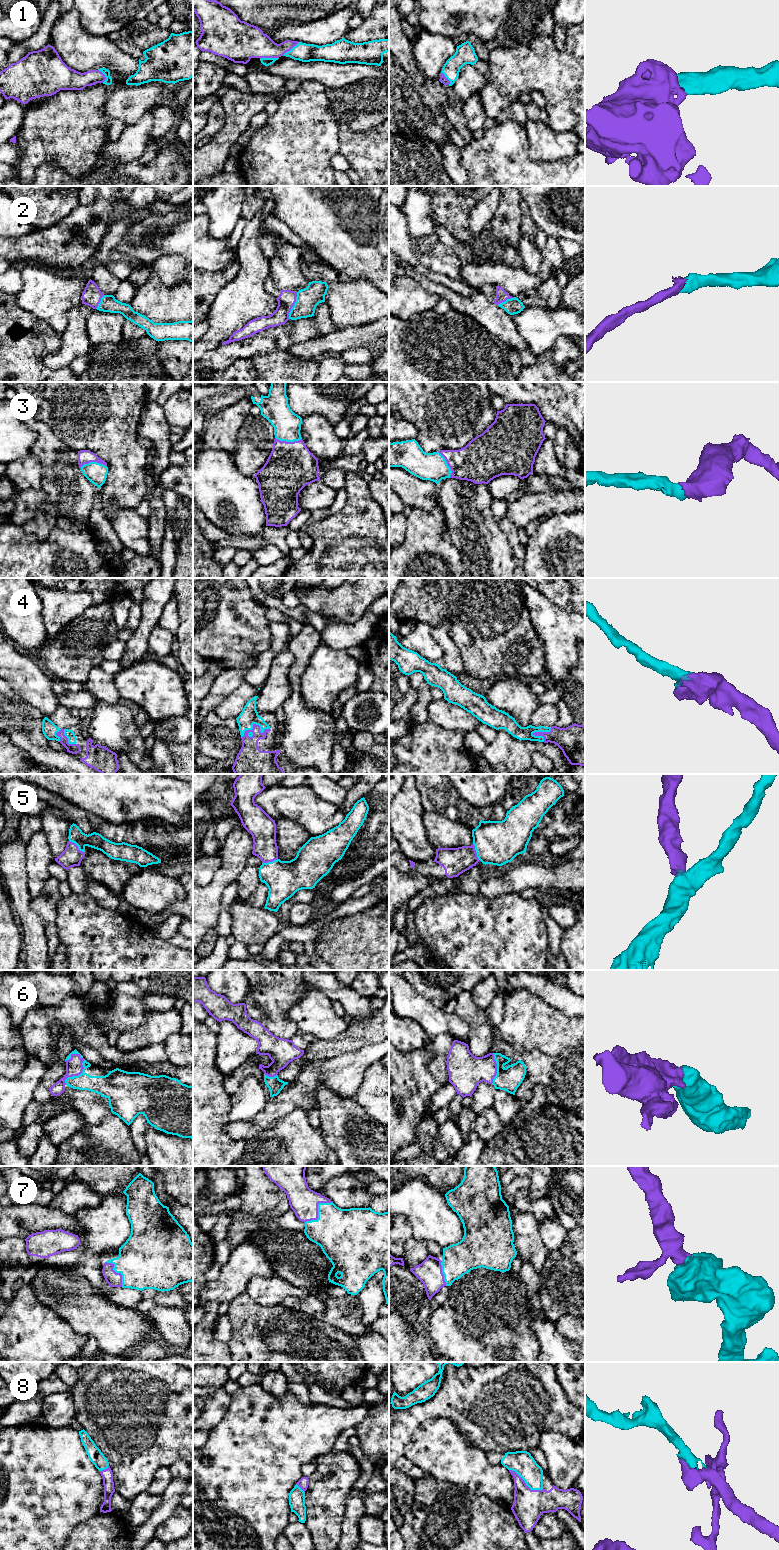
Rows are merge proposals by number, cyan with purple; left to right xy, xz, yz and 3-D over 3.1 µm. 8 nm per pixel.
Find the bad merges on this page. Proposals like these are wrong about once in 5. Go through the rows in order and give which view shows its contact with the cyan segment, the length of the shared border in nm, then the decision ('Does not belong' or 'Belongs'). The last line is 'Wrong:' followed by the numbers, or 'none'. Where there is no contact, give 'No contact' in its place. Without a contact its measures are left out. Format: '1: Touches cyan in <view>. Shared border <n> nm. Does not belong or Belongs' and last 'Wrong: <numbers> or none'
1: Touches cyan in xz. Shared border 150 nm. Belongs
2: Touches cyan in xz. Shared border 220 nm. Belongs
3: Touches cyan in xz. Shared border 220 nm. Belongs
4: Touches cyan in xz. Shared border 240 nm. Belongs
5: Touches cyan in xy. Shared border 160 nm. Belongs
6: Touches cyan in xy. Shared border 280 nm. Belongs
7: Touches cyan in xz. Shared border 280 nm. Belongs
8: Touches cyan in yz. Shared border 320 nm. Belongs
Wrong: none

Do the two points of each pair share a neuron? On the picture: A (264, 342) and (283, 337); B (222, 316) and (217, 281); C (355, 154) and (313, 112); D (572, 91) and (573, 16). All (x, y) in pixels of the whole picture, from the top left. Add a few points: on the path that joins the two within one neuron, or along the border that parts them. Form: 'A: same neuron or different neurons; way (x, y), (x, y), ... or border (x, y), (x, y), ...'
A: same neuron; way (269, 340), (275, 335), (278, 337)
B: different neurons; border (236, 275), (220, 290), (208, 312)
C: different neurons; border (339, 125), (339, 150), (337, 152)
D: different neurons; border (574, 24), (567, 28)

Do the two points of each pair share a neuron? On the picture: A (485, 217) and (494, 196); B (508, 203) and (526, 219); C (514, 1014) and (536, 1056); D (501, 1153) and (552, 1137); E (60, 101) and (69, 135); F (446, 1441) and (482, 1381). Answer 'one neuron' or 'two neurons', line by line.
A: one neuron
B: two neurons
C: two neurons
D: one neuron
E: one neuron
F: two neurons

